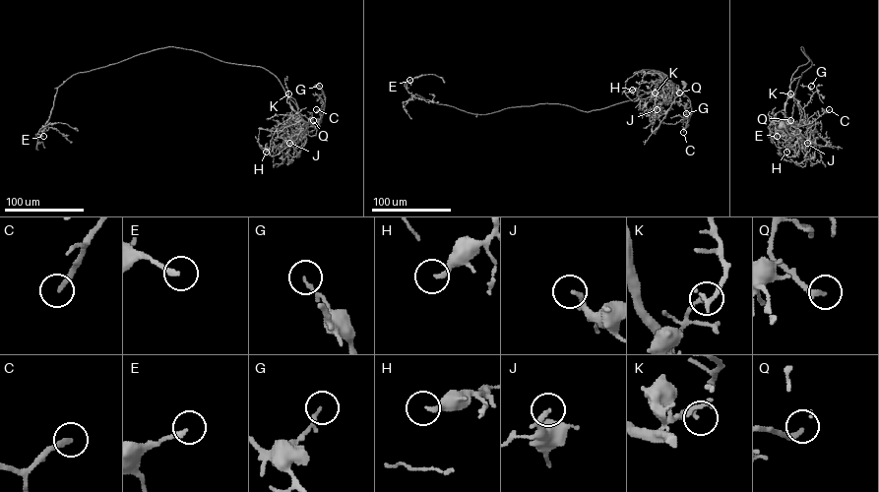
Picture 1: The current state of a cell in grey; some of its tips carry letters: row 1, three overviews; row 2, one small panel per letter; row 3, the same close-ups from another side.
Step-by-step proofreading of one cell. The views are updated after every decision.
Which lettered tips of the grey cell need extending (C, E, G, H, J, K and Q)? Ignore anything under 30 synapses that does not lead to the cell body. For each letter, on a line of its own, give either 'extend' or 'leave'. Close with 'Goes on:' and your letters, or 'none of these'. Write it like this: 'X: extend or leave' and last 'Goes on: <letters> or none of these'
C: extend
E: leave
G: leave
H: leave
J: leave
K: leave
Q: extend
Goes on: C, Q

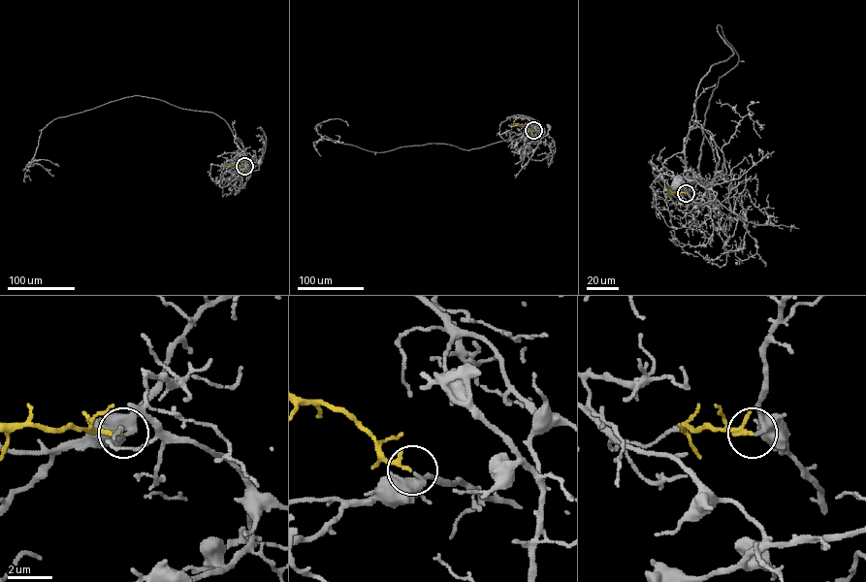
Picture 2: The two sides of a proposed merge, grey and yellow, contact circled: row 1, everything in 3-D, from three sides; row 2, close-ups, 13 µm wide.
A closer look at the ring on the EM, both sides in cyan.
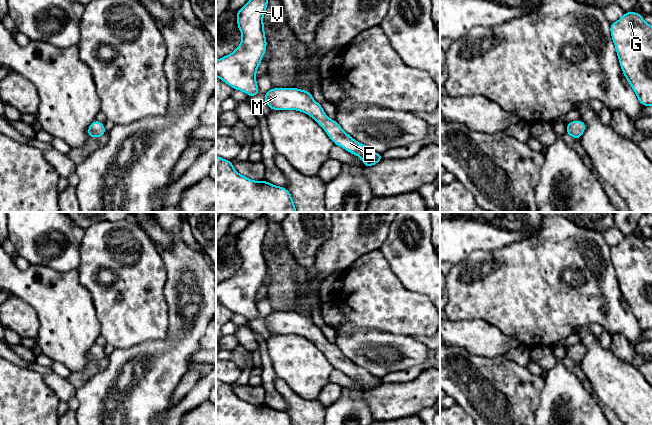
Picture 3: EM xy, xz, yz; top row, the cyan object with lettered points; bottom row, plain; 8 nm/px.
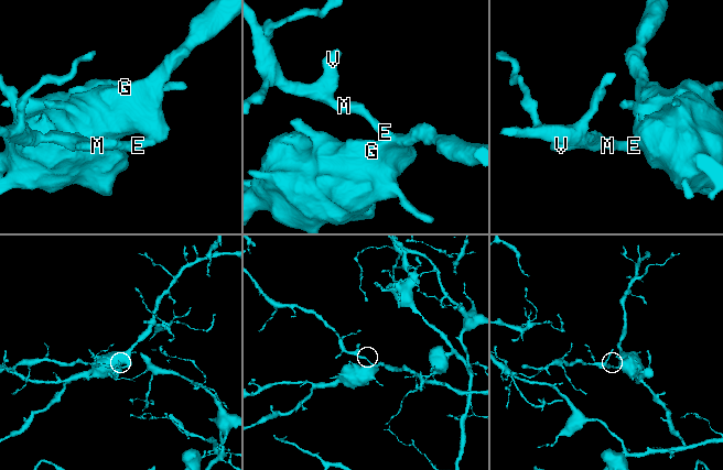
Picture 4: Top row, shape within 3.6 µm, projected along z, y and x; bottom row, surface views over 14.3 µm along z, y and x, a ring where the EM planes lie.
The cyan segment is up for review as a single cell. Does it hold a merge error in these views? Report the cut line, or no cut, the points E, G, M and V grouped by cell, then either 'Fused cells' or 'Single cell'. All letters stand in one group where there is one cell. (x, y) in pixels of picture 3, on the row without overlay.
No split. Groups: E G M V. Single cell

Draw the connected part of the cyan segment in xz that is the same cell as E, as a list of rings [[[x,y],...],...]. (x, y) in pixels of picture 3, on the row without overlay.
[[[275,312],[267,315],[264,324],[271,334],[296,334],[312,341],[326,356],[335,369],[362,383],[364,390],[371,391],[383,382],[366,369],[357,366],[346,357],[337,345],[330,343],[322,329],[316,326],[311,317],[299,312]]]

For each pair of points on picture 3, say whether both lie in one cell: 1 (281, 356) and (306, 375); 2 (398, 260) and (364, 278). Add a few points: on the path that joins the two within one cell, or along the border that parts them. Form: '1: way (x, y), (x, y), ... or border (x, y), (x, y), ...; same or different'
1: way (287, 356), (300, 369); same
2: border (378, 249), (402, 284); different

